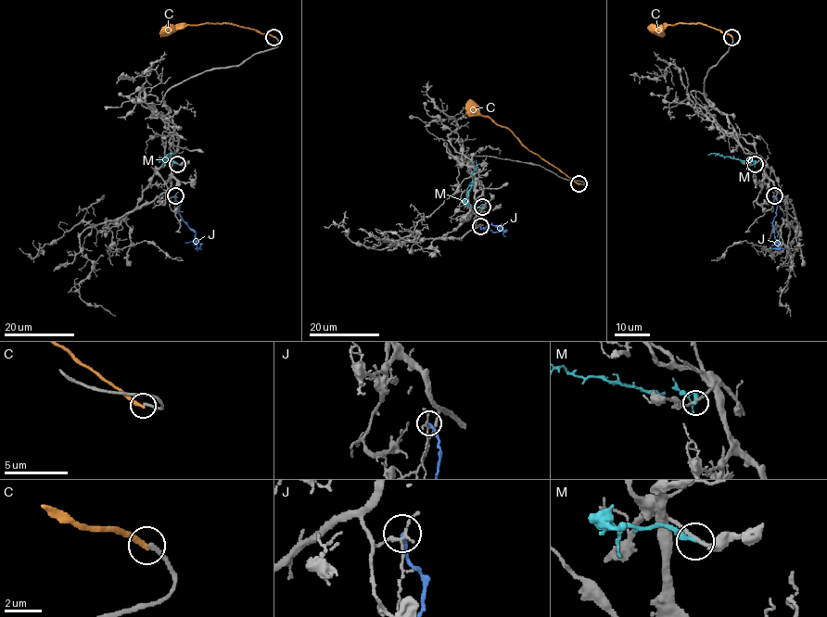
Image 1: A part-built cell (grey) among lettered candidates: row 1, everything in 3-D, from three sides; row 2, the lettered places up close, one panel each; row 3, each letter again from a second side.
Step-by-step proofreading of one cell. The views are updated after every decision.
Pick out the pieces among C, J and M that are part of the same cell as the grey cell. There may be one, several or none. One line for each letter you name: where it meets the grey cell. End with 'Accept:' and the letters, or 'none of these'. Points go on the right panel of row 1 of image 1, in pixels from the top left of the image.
Accept: none of these

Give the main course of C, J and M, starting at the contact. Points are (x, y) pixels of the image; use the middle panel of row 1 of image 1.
C: (578, 184), (531, 153), (508, 129), (497, 125), (488, 117), (471, 115), (464, 107)
J: (479, 226), (484, 229), (490, 224), (500, 226), (503, 232), (507, 230)
M: (481, 207), (470, 207), (465, 201), (473, 183), (476, 159)

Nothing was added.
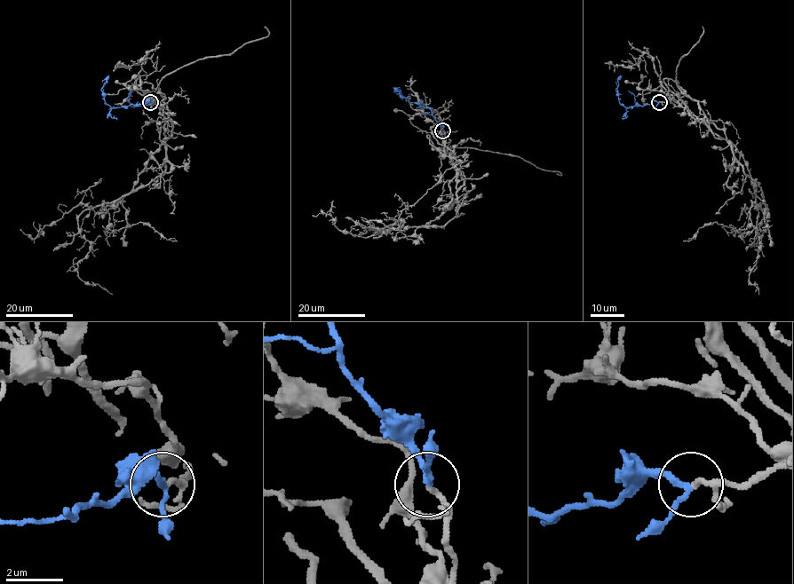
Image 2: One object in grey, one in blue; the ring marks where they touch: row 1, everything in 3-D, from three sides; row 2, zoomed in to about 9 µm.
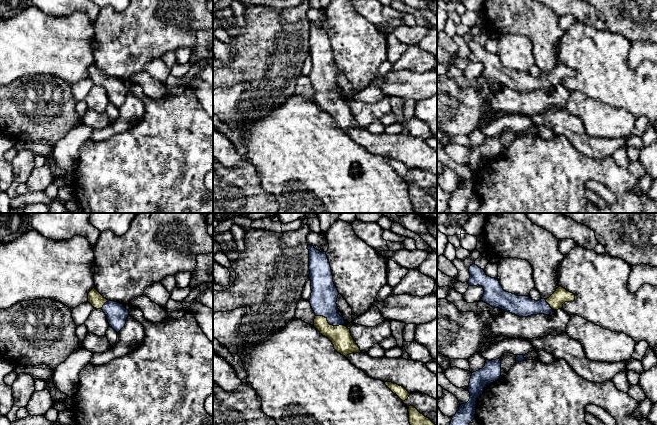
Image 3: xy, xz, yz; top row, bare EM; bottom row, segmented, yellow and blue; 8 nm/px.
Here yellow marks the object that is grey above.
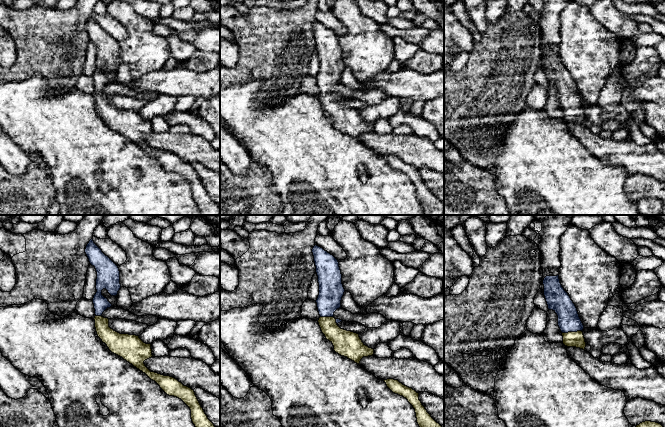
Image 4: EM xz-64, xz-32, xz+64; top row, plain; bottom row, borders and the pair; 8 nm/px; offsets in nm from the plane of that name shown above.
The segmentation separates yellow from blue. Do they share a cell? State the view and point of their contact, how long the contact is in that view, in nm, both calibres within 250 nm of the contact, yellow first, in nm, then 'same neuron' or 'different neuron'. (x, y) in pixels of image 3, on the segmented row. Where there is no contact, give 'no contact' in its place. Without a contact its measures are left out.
xz (328, 323) | 240 nm | 170/220 nm | same neuron

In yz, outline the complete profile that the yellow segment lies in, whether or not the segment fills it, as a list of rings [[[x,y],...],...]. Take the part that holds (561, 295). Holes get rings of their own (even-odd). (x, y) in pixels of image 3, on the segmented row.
[[[475,264],[470,266],[469,273],[469,286],[479,285],[484,289],[481,301],[519,317],[537,314],[549,315],[553,310],[562,309],[565,302],[575,300],[573,293],[559,286],[549,298],[535,301],[529,295],[518,296],[504,291],[498,279],[487,276],[484,270]]]

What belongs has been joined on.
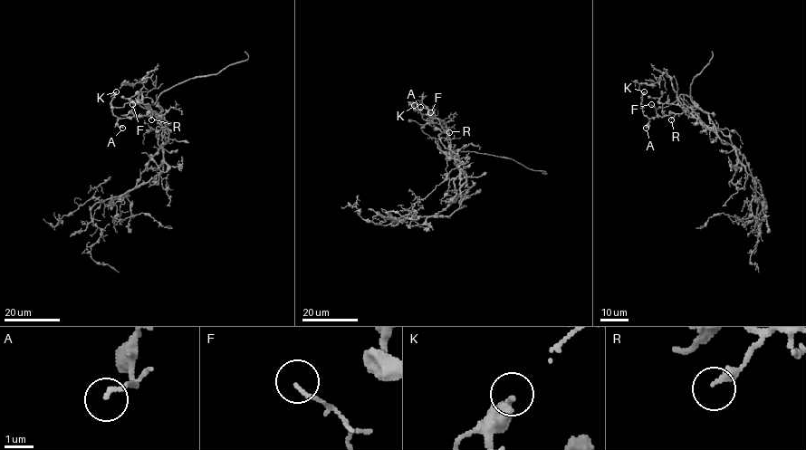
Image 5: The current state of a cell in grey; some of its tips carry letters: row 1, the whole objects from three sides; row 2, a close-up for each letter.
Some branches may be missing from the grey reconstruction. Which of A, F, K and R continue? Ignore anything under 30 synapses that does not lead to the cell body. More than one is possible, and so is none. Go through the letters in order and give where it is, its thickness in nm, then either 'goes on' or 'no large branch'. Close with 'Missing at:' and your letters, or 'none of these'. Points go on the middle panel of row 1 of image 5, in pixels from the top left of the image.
A: (420, 107) | 120 nm | no large branch
F: (430, 112) | 110 nm | no large branch
K: (414, 105) | 400 nm | no large branch
R: (449, 132) | 280 nm | no large branch
Missing at: none of these

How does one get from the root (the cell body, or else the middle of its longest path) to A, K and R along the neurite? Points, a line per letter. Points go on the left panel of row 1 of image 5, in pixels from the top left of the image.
A: (159, 149), (162, 142), (162, 126), (154, 112), (119, 119), (117, 125), (122, 128)
K: (159, 149), (162, 142), (162, 126), (154, 112), (142, 116), (118, 118), (112, 113), (110, 102), (116, 91)
R: (159, 149), (162, 142), (162, 126), (154, 112), (150, 114), (151, 119)

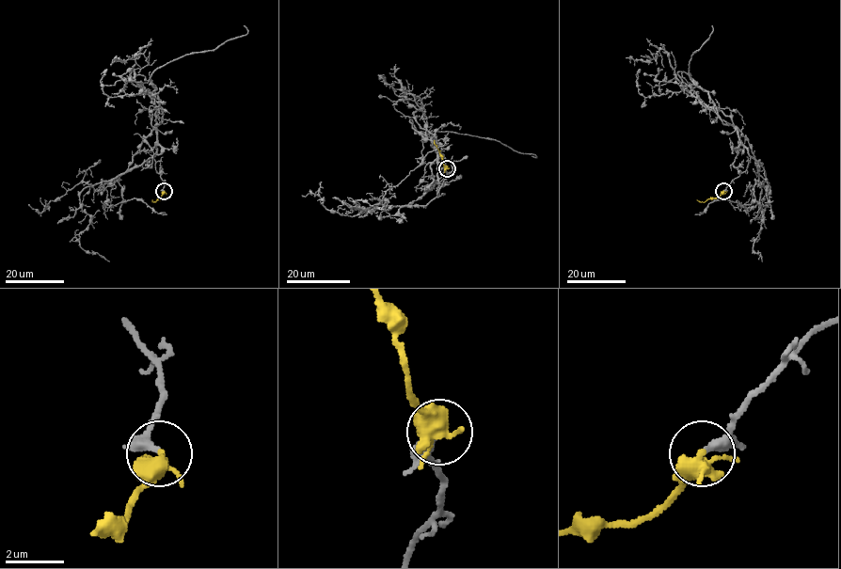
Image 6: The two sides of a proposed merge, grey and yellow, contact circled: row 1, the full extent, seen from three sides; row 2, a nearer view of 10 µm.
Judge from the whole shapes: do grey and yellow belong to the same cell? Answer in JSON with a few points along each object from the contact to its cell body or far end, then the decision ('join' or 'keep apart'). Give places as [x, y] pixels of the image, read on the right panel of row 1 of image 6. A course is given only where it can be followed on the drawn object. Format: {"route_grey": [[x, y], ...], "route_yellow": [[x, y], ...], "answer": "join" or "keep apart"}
{"route_grey": [[723, 191], [746, 170], [750, 155], [709, 94], [690, 79], [691, 55], [712, 25]], "route_yellow": [[722, 191], [718, 197], [704, 202], [697, 200]], "answer": "join"}

